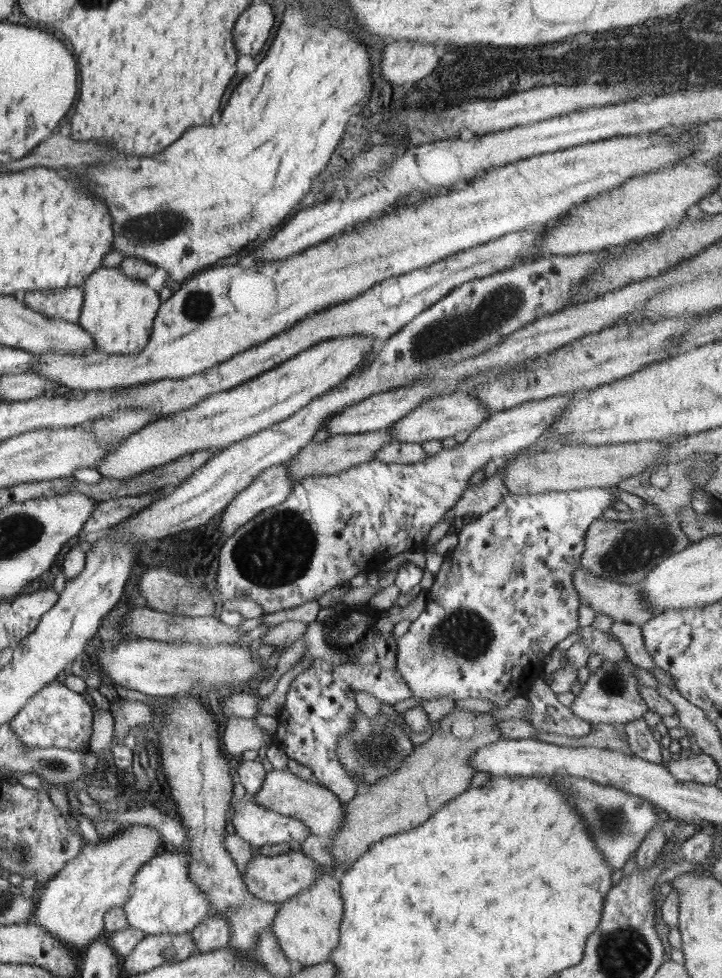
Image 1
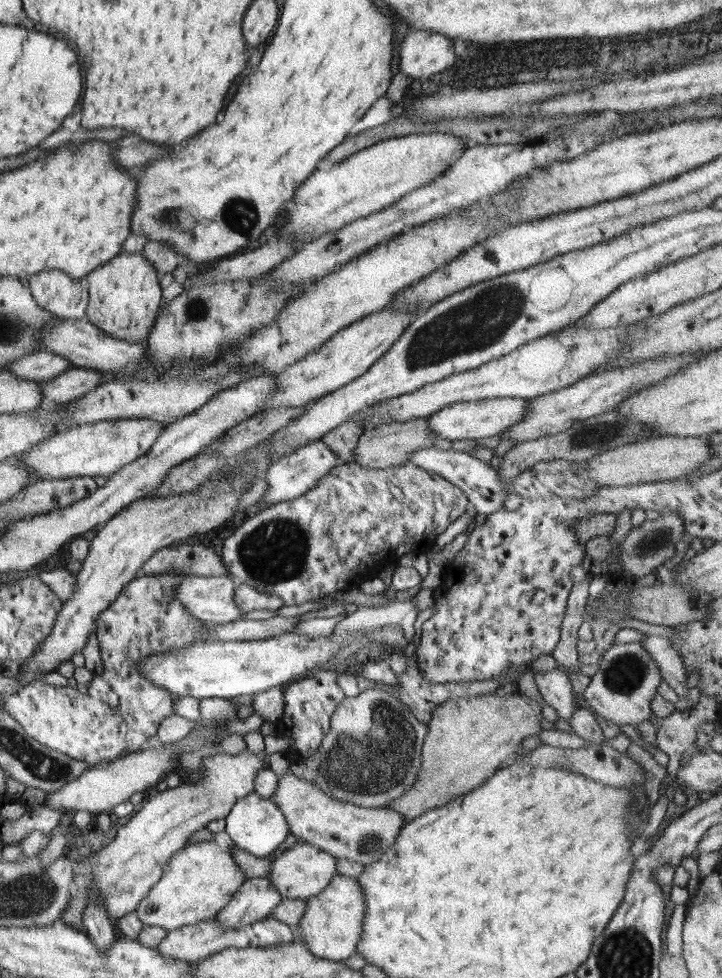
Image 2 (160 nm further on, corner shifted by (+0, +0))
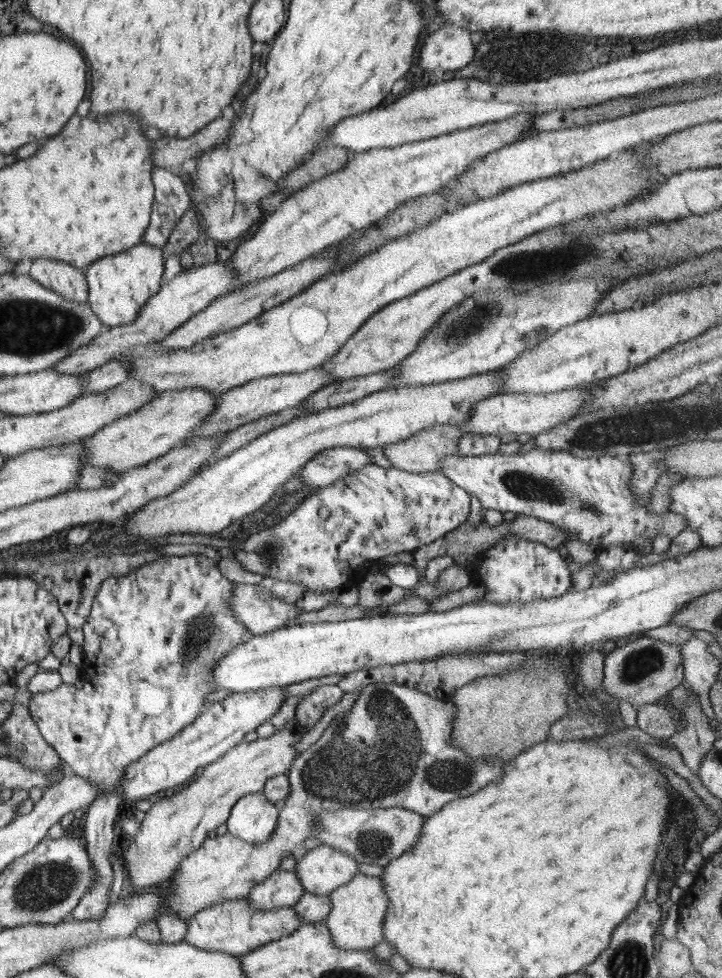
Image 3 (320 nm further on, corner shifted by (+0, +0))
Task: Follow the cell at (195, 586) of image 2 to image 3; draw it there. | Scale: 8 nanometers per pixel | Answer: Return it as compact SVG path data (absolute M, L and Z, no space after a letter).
M238 584L228 599L231 611L248 627L250 635L266 634L286 627L302 613L296 603L286 603L260 587Z

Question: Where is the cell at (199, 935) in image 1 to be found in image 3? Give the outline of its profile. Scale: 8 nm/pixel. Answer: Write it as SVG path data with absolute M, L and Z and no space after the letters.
M276 870L267 880L257 884L246 899L259 909L273 909L278 907L293 906L305 893L304 887L300 882L299 876L292 871Z

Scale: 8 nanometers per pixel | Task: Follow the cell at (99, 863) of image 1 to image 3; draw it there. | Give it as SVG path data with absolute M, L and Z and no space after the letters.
M295 718L268 738L257 738L251 742L242 740L222 758L207 764L202 775L182 786L180 793L174 793L171 798L154 798L154 804L146 812L138 833L134 837L124 837L121 842L124 873L130 876L134 891L138 893L143 888L170 880L186 856L209 838L208 833L227 823L229 812L240 798L263 791L269 778L286 775L297 757L294 744L308 730Z

